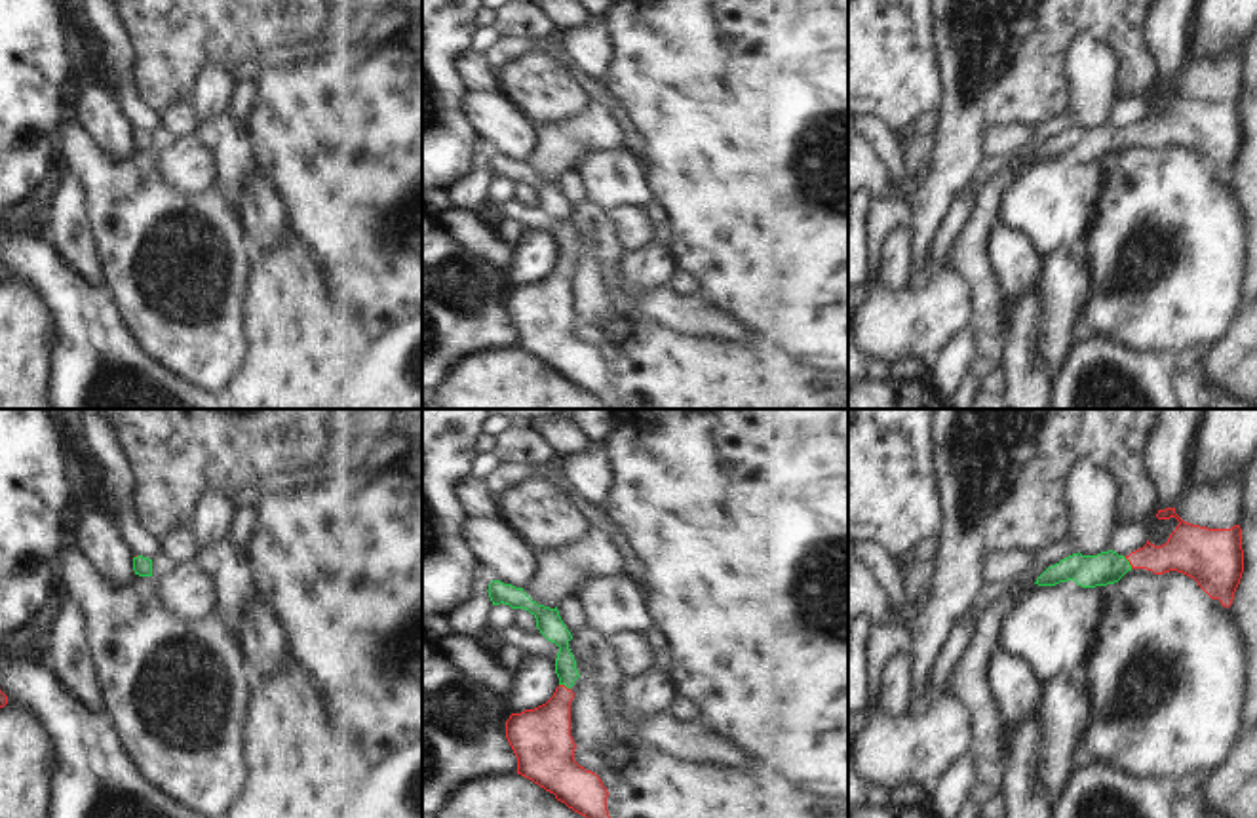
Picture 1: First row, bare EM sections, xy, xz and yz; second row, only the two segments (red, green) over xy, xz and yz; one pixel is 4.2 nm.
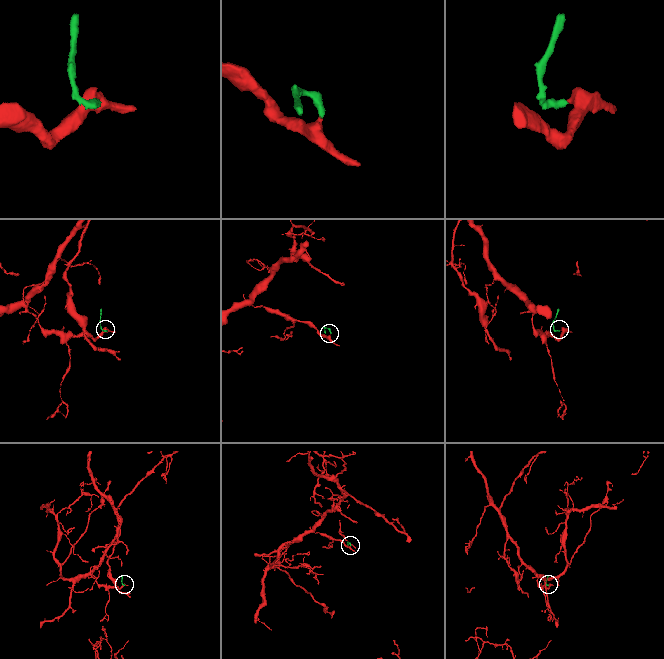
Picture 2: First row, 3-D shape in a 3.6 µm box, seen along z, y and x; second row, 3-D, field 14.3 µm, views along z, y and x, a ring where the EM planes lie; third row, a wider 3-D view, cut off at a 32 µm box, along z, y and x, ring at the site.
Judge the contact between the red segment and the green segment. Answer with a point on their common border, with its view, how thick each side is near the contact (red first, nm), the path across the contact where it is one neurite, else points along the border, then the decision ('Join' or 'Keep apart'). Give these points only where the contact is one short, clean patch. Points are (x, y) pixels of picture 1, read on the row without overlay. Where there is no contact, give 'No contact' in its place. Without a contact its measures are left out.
Touches red at xz (563, 259). Thickness 260 nm (red) against 100 nm. Path across: xz (541, 312), (556, 288), (563, 259), (563, 217), (552, 202). Join.

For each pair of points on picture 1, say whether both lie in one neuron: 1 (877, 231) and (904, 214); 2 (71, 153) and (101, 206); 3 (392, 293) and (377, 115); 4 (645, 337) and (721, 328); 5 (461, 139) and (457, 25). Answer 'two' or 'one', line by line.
1: one
2: one
3: one
4: two
5: one

